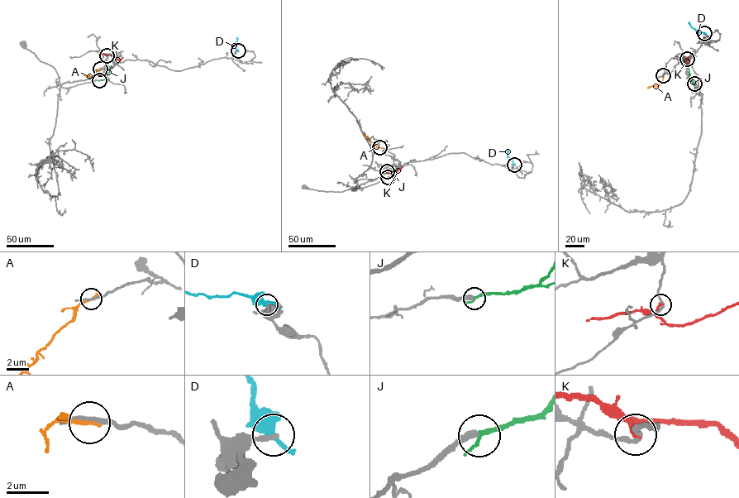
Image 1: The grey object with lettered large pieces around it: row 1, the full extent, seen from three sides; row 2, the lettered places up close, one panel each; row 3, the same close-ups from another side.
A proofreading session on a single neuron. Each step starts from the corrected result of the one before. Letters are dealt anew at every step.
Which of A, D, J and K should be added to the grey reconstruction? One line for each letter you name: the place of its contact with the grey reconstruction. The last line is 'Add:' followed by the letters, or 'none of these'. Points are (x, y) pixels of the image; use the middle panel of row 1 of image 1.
J: contact (388, 177)
Add: J

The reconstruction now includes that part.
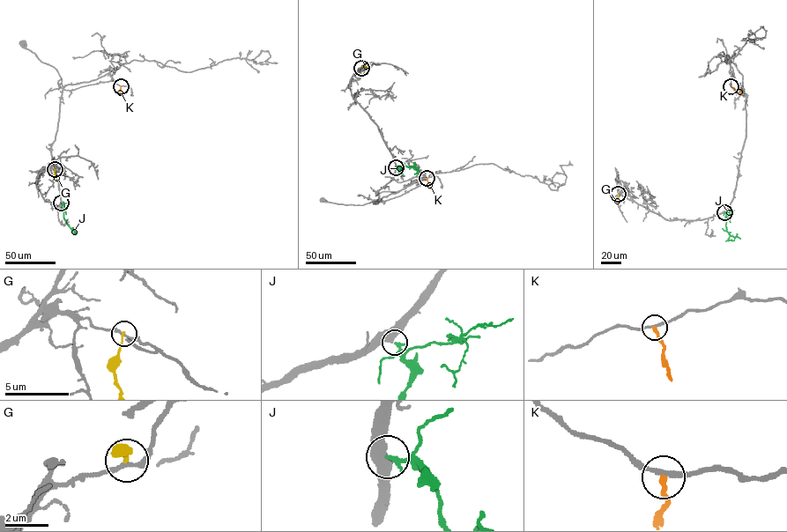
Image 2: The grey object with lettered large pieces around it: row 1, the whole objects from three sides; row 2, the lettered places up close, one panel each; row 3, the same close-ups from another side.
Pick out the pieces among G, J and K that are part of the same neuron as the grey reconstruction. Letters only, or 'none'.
J

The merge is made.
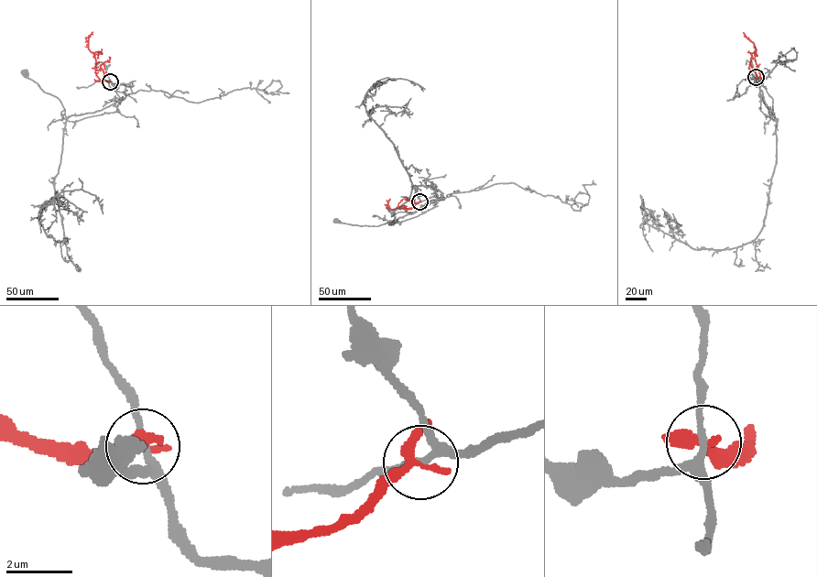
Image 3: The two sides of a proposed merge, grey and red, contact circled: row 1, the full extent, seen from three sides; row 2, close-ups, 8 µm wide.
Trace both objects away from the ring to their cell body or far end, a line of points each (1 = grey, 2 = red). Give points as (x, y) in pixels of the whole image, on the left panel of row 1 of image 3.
1: (110, 81), (129, 86), (133, 92), (101, 110), (66, 119), (60, 101), (23, 72)
2: (110, 81), (102, 81), (96, 75), (94, 54), (88, 48), (89, 36), (92, 32)

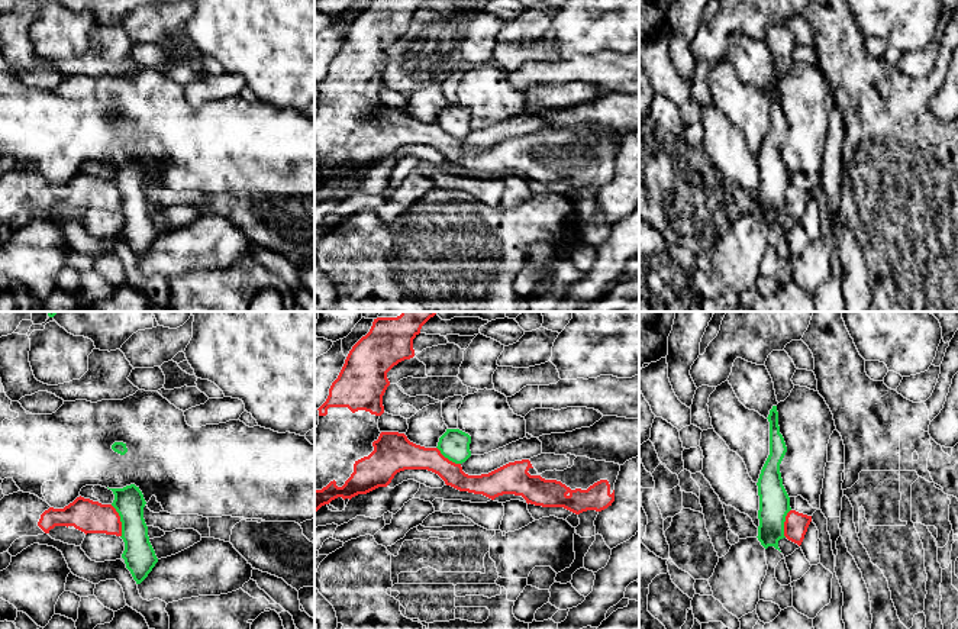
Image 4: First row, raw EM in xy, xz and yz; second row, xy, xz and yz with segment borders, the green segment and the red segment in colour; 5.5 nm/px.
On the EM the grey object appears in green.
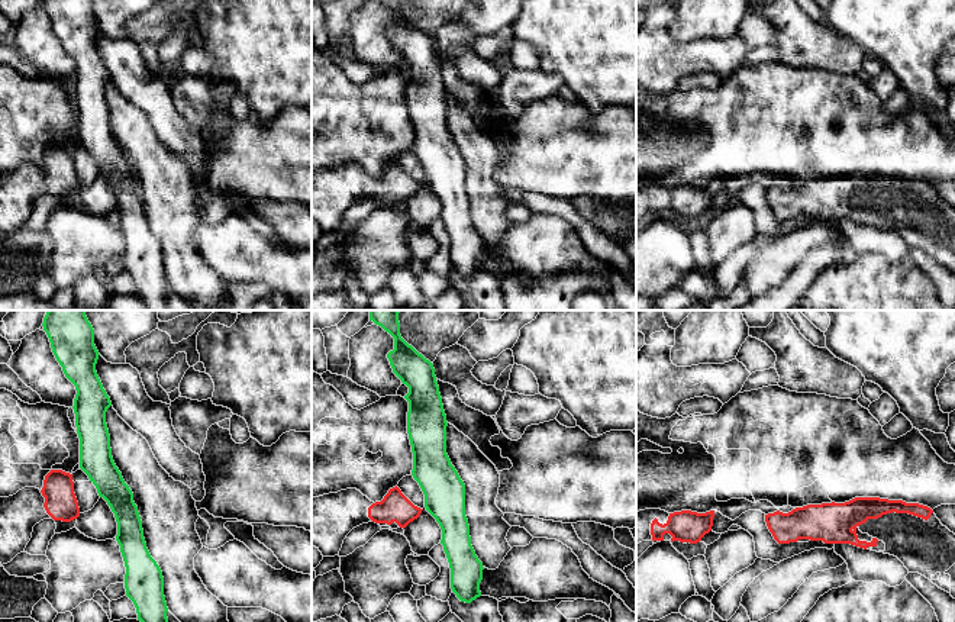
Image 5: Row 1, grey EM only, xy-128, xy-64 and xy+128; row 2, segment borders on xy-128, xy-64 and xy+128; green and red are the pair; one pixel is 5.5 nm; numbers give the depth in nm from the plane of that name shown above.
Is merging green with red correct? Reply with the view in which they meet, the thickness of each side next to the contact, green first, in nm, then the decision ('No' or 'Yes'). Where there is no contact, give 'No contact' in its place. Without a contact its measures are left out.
Touches green in xy. Thickness 180 nm (green) against 180 nm. No

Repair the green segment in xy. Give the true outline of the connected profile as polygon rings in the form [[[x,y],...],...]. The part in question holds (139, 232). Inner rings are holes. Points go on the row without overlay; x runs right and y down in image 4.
[[[135,159],[109,165],[114,170],[112,181],[119,188],[122,197],[120,213],[125,217],[122,233],[136,259],[141,259],[158,238],[143,194],[146,177],[142,167]]]

